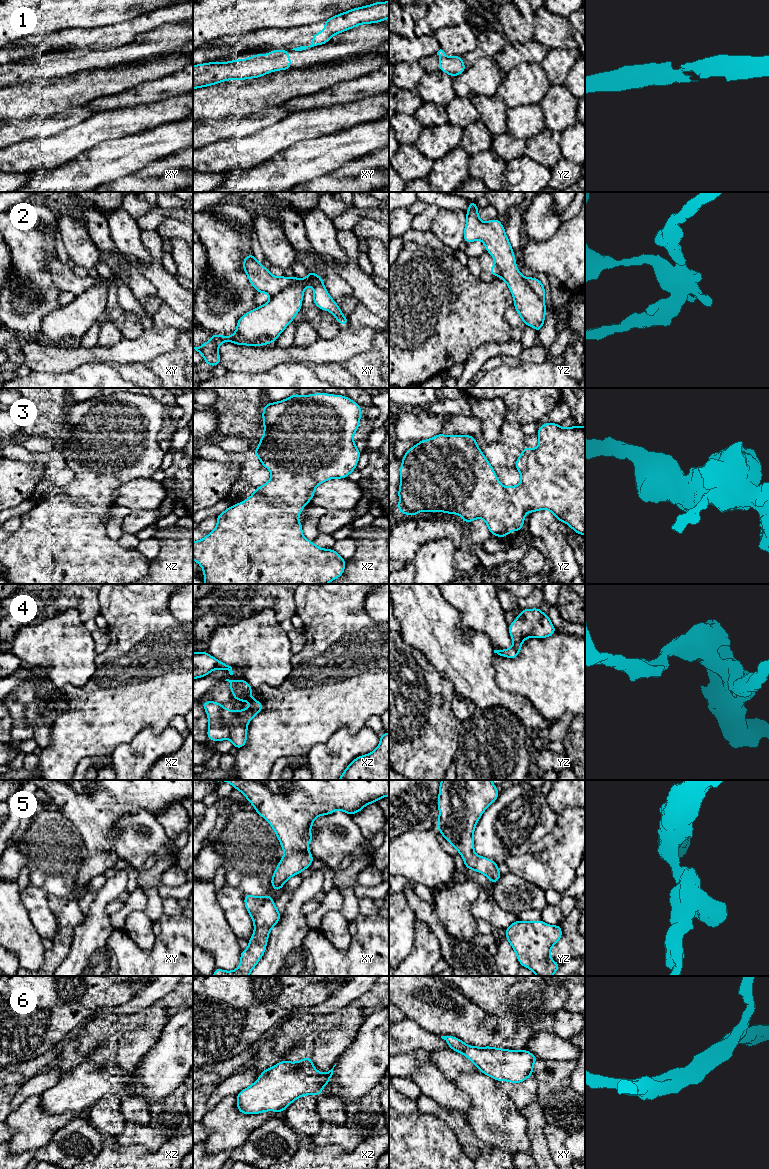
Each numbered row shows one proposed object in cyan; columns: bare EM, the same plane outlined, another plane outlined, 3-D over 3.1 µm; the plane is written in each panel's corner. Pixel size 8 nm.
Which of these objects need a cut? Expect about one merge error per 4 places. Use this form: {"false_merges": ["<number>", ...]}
{"false_merges": ["1", "2"]}

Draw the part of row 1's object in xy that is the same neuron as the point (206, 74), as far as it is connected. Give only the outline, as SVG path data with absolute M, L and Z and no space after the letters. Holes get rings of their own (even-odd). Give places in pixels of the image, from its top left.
M288 52L275 57L256 54L243 60L193 65L193 89L227 80L258 78L270 72L289 70L290 67L291 60Z

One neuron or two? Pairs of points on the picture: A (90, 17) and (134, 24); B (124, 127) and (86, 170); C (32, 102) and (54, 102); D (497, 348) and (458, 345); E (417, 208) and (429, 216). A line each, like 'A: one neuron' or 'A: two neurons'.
A: two neurons
B: two neurons
C: one neuron
D: two neurons
E: two neurons

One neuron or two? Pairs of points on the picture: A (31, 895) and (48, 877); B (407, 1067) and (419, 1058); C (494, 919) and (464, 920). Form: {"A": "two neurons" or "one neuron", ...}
{"A": "two neurons", "B": "one neuron", "C": "two neurons"}

